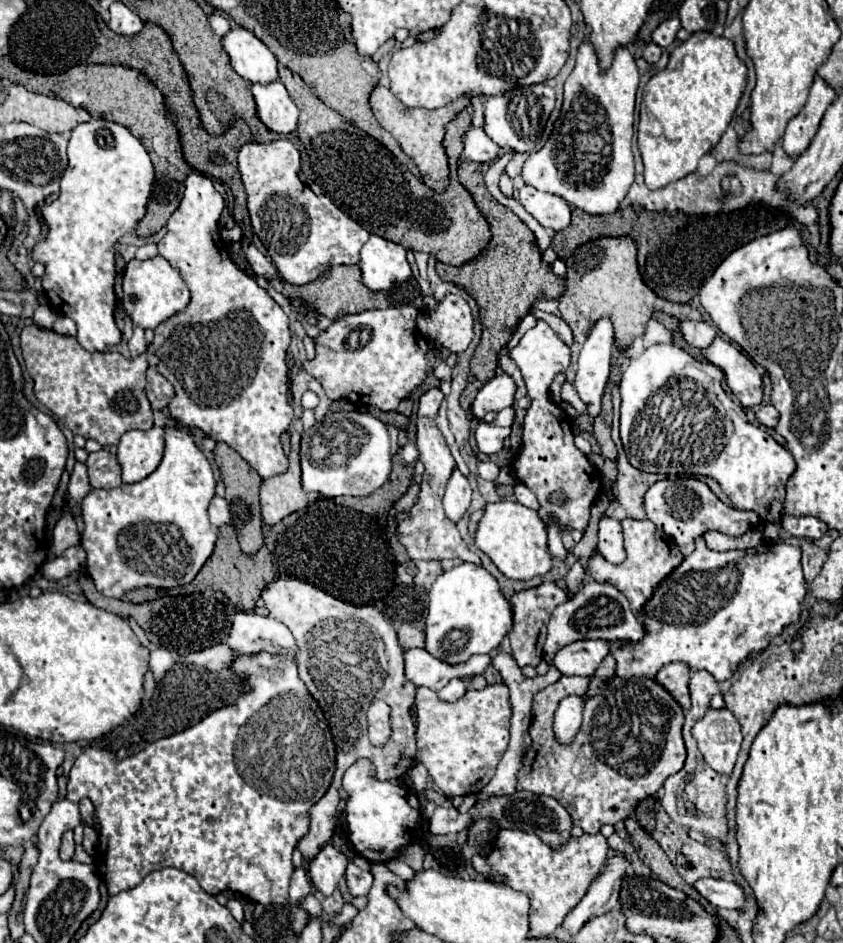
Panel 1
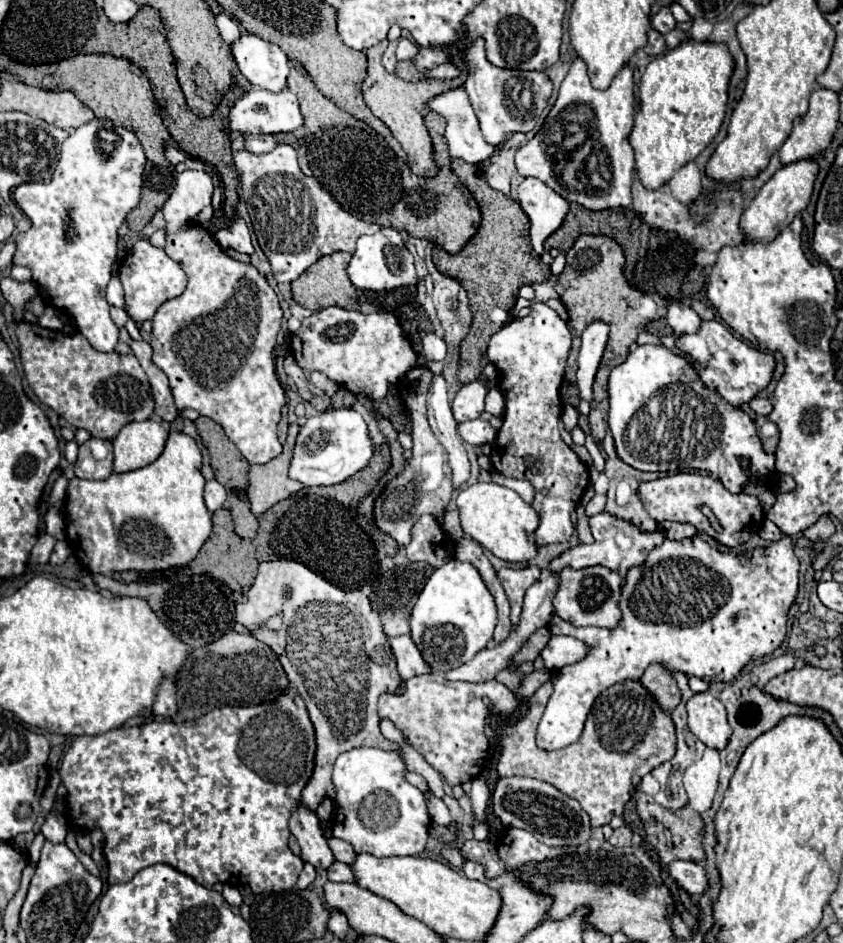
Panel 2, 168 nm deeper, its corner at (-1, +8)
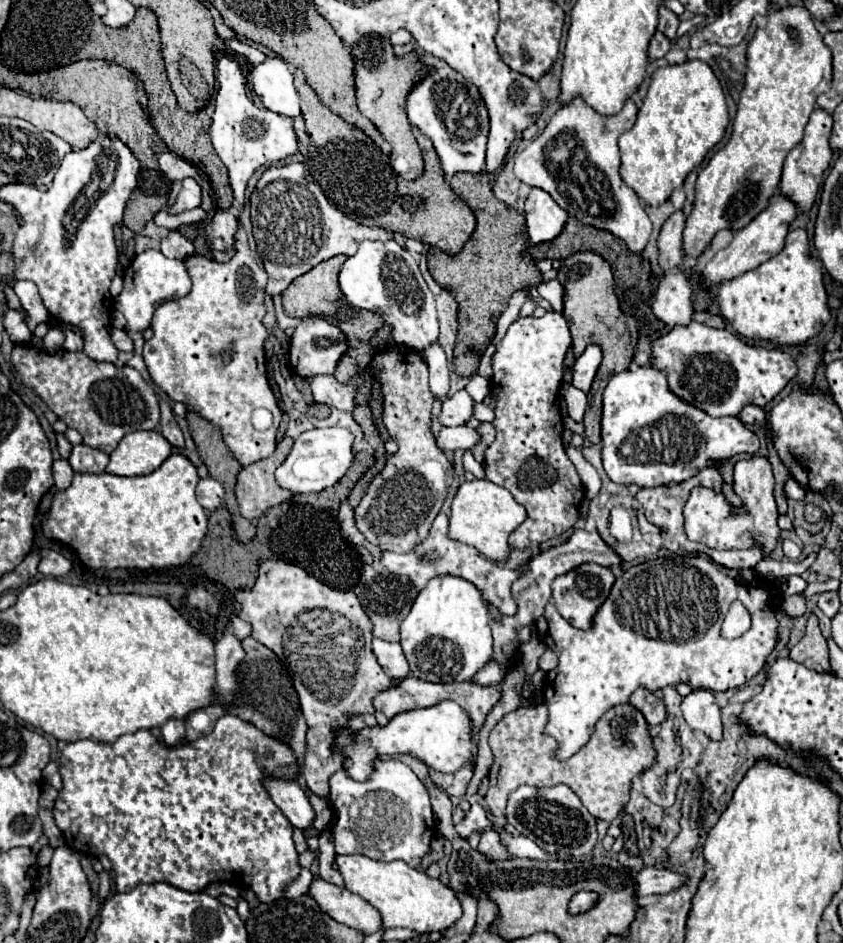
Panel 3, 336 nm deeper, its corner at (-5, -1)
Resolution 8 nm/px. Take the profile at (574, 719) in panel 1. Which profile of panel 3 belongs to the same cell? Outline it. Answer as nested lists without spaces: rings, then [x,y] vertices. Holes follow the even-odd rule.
[[[671,555],[625,569],[625,573],[617,577],[609,599],[593,617],[593,627],[589,631],[581,631],[567,623],[549,603],[545,607],[545,613],[537,621],[537,635],[559,657],[559,665],[547,673],[547,679],[543,683],[543,695],[549,707],[549,723],[545,727],[545,733],[557,741],[553,757],[563,761],[573,757],[589,741],[597,719],[611,705],[627,703],[637,687],[647,687],[655,693],[667,685],[689,683],[693,689],[727,691],[751,681],[759,671],[767,667],[767,659],[779,643],[779,599],[779,587],[773,587],[763,579],[753,585],[741,583],[707,555]],[[733,601],[741,601],[751,613],[751,629],[739,639],[729,641],[723,639],[719,631],[723,617],[727,615]]]

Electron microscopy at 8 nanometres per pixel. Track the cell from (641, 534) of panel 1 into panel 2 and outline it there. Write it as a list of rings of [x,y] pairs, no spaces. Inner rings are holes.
[[[601,512],[601,514],[595,514],[589,518],[589,526],[591,526],[591,532],[593,532],[593,538],[595,542],[593,544],[577,544],[569,550],[565,550],[563,554],[559,554],[557,558],[553,558],[549,562],[549,570],[553,574],[559,574],[565,566],[569,568],[587,568],[587,566],[595,566],[595,564],[601,564],[601,566],[607,566],[611,570],[615,570],[621,578],[625,578],[625,572],[633,566],[639,566],[641,562],[645,562],[647,554],[659,546],[665,538],[661,536],[661,532],[641,532],[637,526],[633,526],[631,522],[625,522],[625,520],[619,520],[607,512]]]

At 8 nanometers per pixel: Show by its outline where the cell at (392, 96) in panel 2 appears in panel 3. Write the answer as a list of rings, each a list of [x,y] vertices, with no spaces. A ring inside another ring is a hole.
[[[369,35],[363,39],[359,47],[353,51],[355,59],[355,91],[357,91],[357,105],[359,111],[369,117],[369,121],[381,131],[381,135],[391,143],[391,165],[403,179],[419,179],[423,175],[423,155],[417,145],[417,139],[411,131],[411,123],[407,119],[405,101],[413,87],[423,81],[426,73],[418,61],[418,52],[411,51],[405,57],[395,57],[393,47],[387,37]]]

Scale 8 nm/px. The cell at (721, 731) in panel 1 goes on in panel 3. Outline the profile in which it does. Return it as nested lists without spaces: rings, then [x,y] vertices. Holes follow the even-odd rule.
[[[695,689],[691,695],[683,699],[681,711],[691,729],[707,735],[713,741],[721,741],[723,721],[721,721],[719,705],[715,703],[715,697],[711,691]]]

